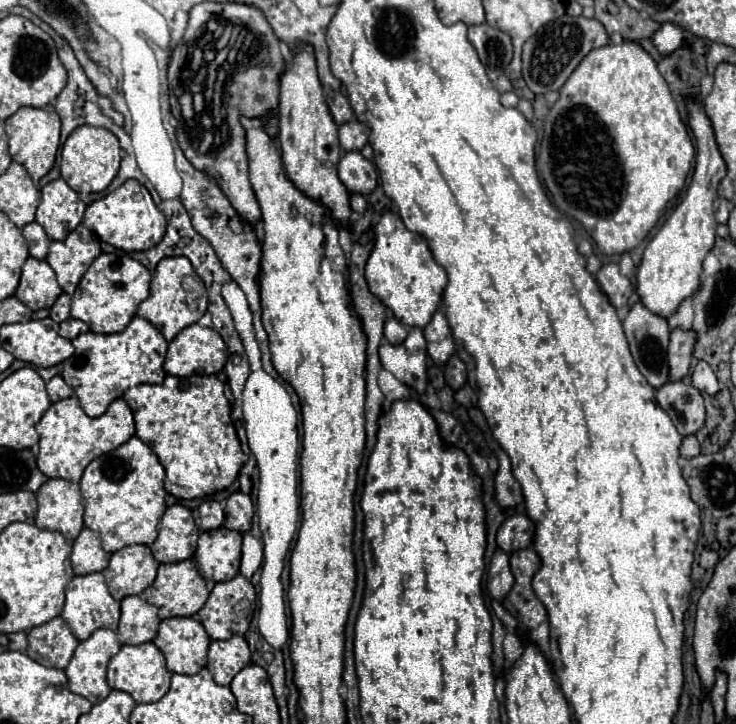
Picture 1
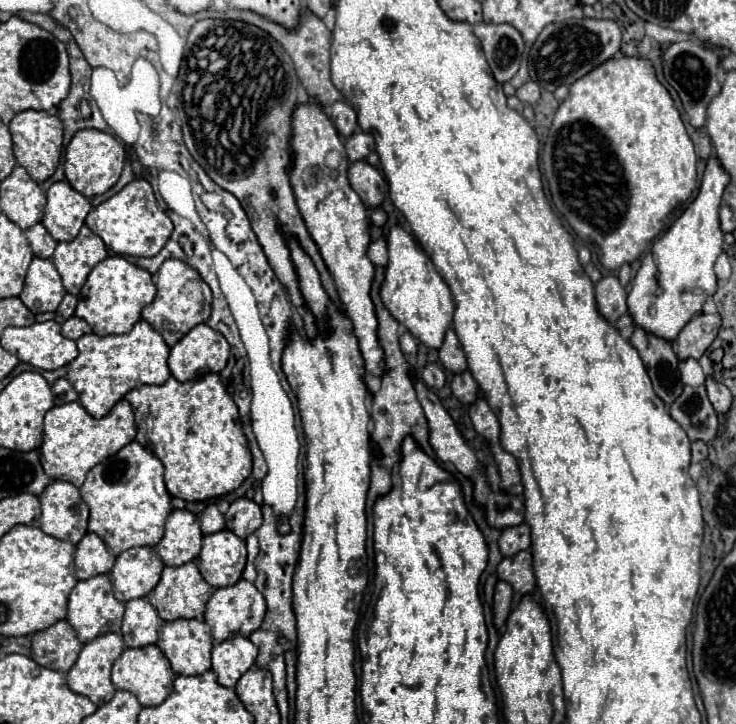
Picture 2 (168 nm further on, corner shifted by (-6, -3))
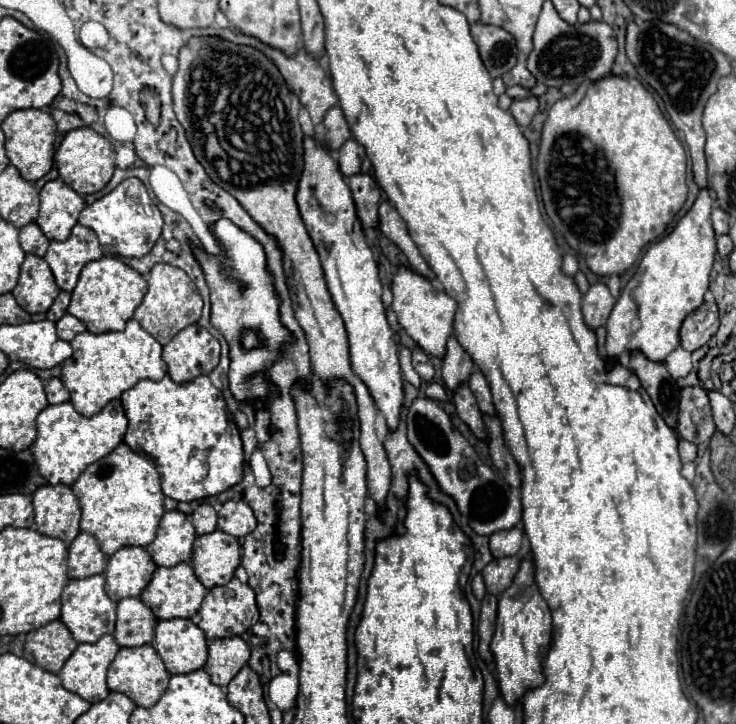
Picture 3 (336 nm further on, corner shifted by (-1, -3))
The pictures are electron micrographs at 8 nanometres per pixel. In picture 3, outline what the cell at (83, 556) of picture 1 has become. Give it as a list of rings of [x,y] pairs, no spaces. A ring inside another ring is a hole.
[[[80,532],[68,548],[68,576],[70,578],[88,578],[102,574],[106,568],[108,556],[100,550],[96,538],[88,532]]]

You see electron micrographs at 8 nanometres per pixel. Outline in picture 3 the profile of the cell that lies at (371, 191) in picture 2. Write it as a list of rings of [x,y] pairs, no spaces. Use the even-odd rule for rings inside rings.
[[[356,174],[348,178],[348,186],[352,190],[358,216],[364,228],[378,224],[378,204],[380,204],[380,188],[370,174]]]

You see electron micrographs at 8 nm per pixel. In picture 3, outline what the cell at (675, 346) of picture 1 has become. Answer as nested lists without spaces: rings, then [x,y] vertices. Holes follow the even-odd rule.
[[[702,304],[698,310],[686,316],[682,330],[680,330],[680,340],[682,348],[688,352],[698,350],[704,346],[718,330],[718,308],[716,304]]]

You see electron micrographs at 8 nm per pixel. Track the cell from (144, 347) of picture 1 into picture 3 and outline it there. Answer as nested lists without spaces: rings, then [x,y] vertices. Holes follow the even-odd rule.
[[[128,320],[122,332],[82,332],[70,344],[74,354],[62,364],[62,382],[70,390],[70,402],[82,416],[94,416],[140,380],[162,380],[168,370],[162,360],[162,346],[136,320]]]

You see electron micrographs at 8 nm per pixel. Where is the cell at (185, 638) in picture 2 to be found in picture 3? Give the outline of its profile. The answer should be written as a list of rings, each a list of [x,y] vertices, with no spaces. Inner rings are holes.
[[[188,618],[160,620],[154,642],[150,644],[162,656],[170,674],[188,674],[200,670],[208,660],[206,636]]]

